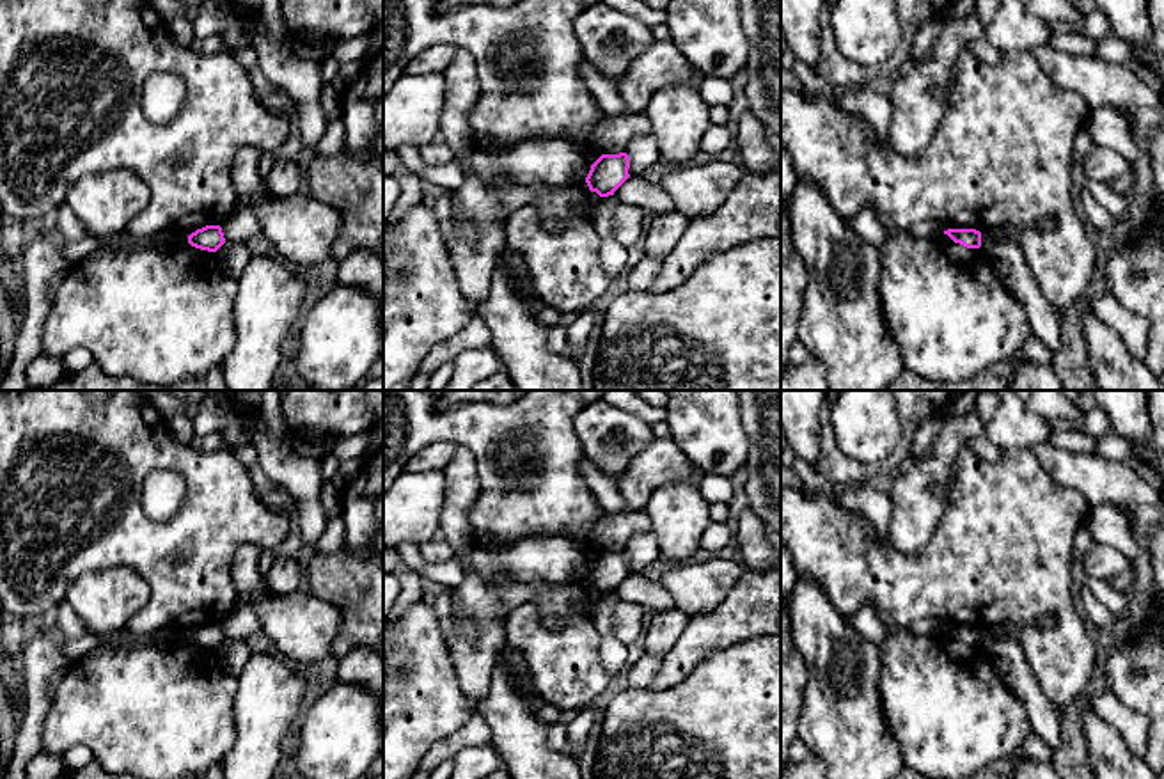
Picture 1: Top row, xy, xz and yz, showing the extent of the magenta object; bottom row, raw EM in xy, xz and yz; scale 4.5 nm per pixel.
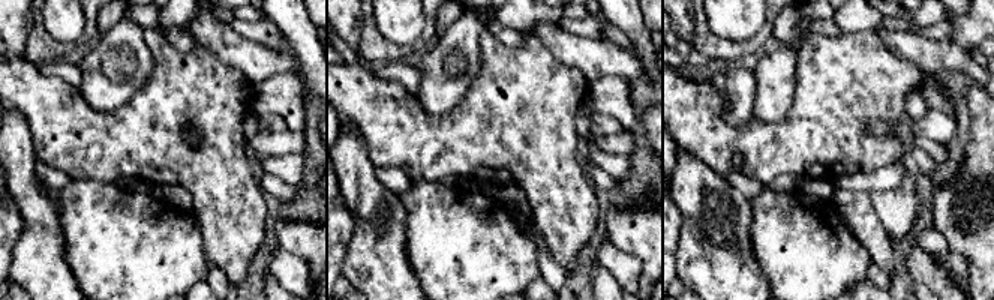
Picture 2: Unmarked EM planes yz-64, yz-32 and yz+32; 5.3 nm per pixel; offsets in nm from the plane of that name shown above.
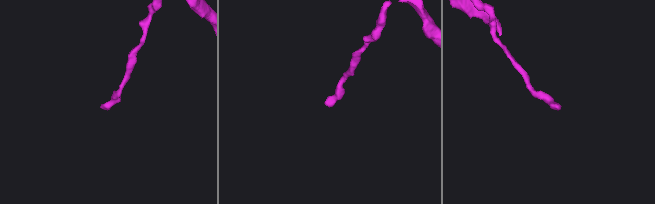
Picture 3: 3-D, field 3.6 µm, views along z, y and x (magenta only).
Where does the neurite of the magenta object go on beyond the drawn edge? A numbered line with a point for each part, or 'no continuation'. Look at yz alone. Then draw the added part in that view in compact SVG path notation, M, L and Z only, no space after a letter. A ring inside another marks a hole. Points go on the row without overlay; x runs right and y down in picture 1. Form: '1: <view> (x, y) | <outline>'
no continuation

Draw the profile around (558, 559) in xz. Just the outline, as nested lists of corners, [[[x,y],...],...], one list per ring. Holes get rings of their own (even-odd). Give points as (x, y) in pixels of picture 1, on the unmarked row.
[[[566,538],[522,539],[502,550],[476,550],[470,557],[424,563],[419,573],[445,587],[456,587],[474,571],[483,582],[506,575],[516,582],[543,578],[550,584],[582,582],[591,568],[591,554]]]

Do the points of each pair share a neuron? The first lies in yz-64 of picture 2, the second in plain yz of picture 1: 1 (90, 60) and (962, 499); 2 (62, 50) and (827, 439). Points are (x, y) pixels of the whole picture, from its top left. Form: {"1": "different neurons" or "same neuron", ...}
{"1": "different neurons", "2": "same neuron"}

